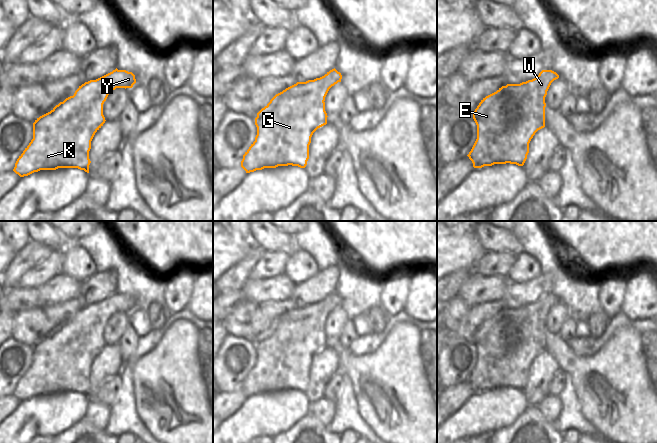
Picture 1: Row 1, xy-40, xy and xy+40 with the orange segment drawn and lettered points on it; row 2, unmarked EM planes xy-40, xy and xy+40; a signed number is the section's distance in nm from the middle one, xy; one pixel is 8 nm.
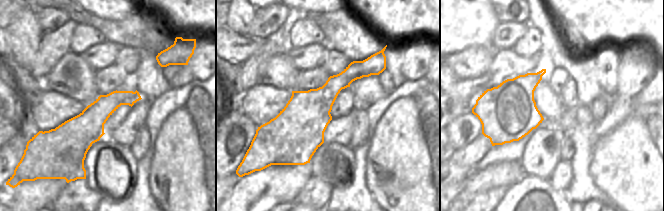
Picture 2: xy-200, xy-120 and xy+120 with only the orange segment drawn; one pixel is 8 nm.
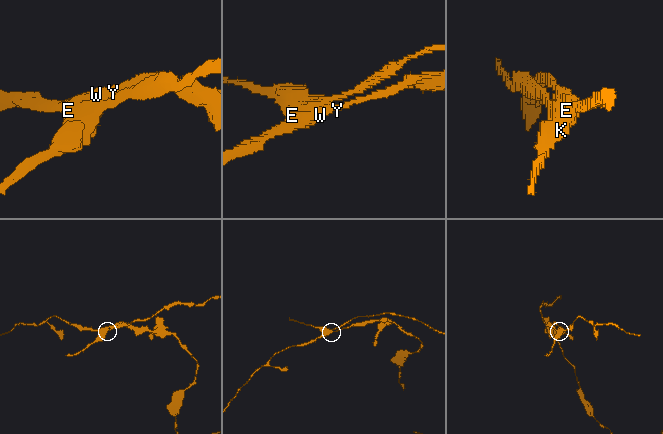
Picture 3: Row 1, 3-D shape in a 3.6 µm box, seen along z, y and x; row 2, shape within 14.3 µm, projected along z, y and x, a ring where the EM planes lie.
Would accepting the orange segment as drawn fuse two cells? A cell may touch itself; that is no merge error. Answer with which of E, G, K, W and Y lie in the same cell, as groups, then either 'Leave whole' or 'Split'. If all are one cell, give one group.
Groups: E W Y / G K. Split

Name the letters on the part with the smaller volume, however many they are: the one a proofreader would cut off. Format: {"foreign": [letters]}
{"foreign": ["G", "K"]}

